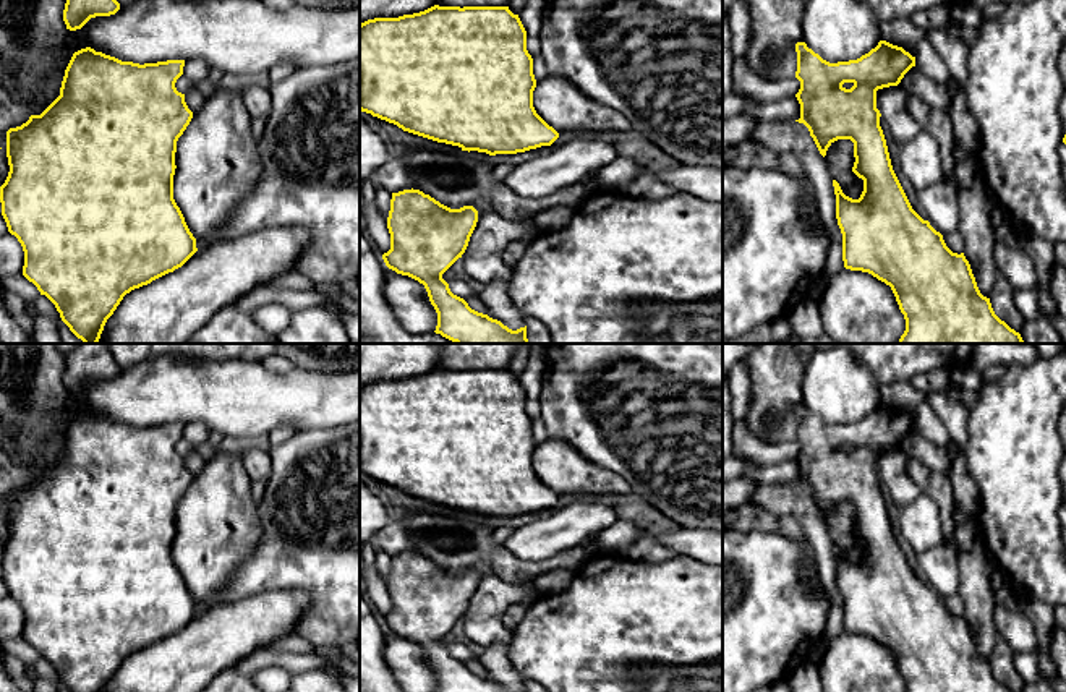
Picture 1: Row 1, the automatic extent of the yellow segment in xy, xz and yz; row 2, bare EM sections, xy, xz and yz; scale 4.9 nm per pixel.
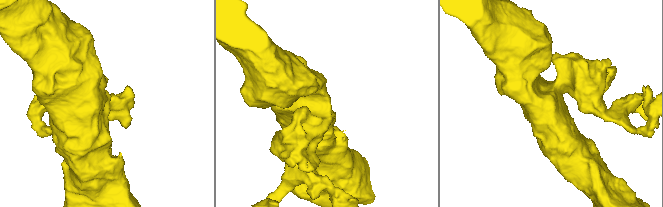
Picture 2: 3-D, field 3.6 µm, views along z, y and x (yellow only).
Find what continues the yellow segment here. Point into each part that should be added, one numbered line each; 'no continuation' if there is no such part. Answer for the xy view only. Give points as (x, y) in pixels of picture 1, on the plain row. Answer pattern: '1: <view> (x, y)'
1: xy (217, 527)

